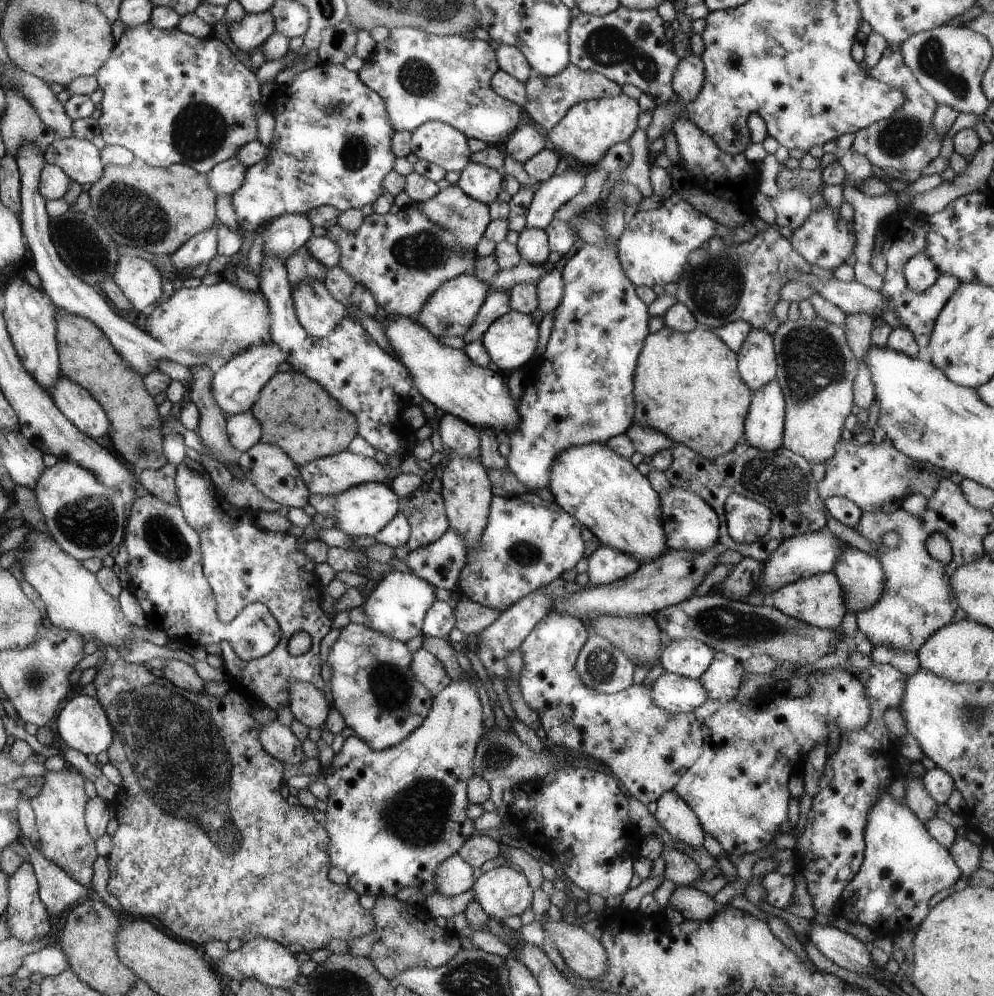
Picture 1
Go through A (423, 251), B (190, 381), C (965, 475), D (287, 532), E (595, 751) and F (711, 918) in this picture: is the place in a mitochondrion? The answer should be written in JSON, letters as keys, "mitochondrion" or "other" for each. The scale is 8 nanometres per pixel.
{"A":"mitochondrion","B":"other","C":"other","D":"other","E":"other","F":"other"}

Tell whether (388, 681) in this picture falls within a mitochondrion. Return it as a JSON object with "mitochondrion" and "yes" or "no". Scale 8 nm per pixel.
{"mitochondrion":"yes"}

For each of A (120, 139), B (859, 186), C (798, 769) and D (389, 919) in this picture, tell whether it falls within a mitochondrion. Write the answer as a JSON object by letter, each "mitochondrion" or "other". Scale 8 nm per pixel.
{"A":"other","B":"other","C":"other","D":"other"}

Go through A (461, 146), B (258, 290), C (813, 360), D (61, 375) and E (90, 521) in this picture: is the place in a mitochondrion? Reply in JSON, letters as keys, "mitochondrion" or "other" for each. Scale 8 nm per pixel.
{"A":"other","B":"other","C":"mitochondrion","D":"other","E":"mitochondrion"}

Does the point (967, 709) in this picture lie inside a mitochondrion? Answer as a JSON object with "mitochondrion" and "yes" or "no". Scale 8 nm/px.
{"mitochondrion":"yes"}

